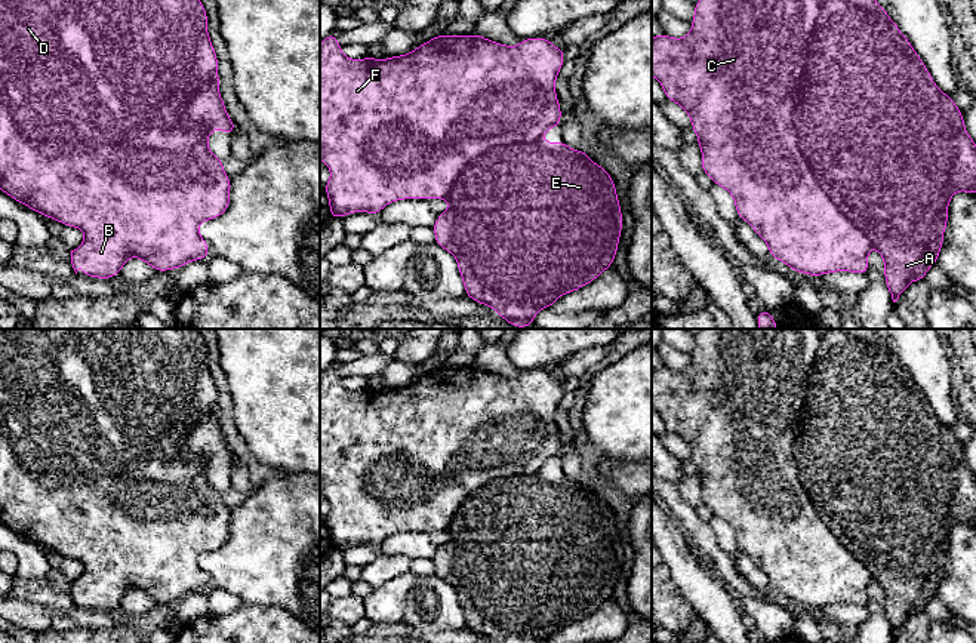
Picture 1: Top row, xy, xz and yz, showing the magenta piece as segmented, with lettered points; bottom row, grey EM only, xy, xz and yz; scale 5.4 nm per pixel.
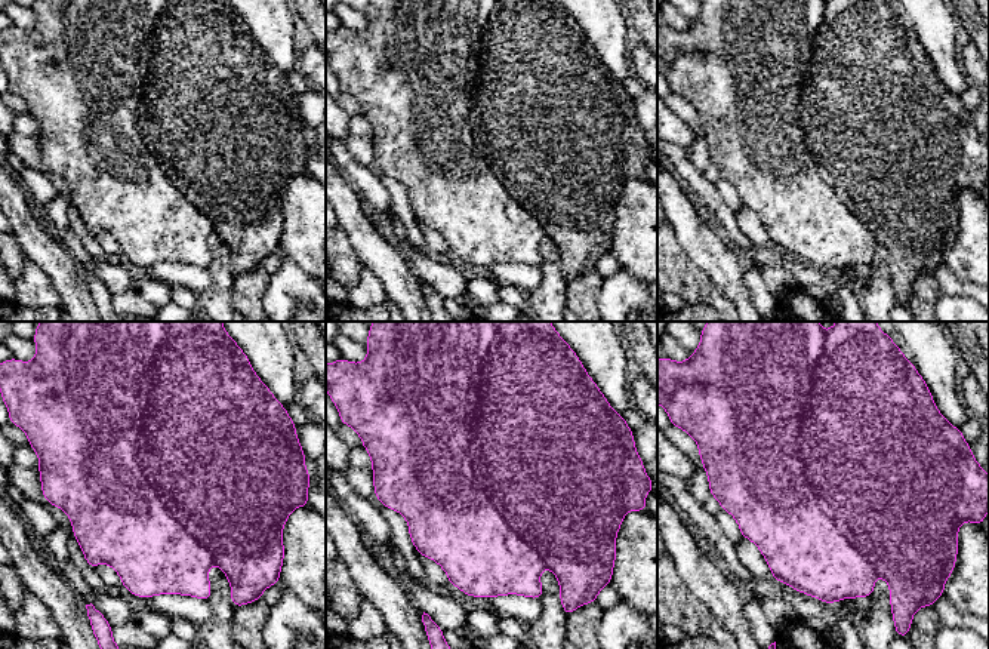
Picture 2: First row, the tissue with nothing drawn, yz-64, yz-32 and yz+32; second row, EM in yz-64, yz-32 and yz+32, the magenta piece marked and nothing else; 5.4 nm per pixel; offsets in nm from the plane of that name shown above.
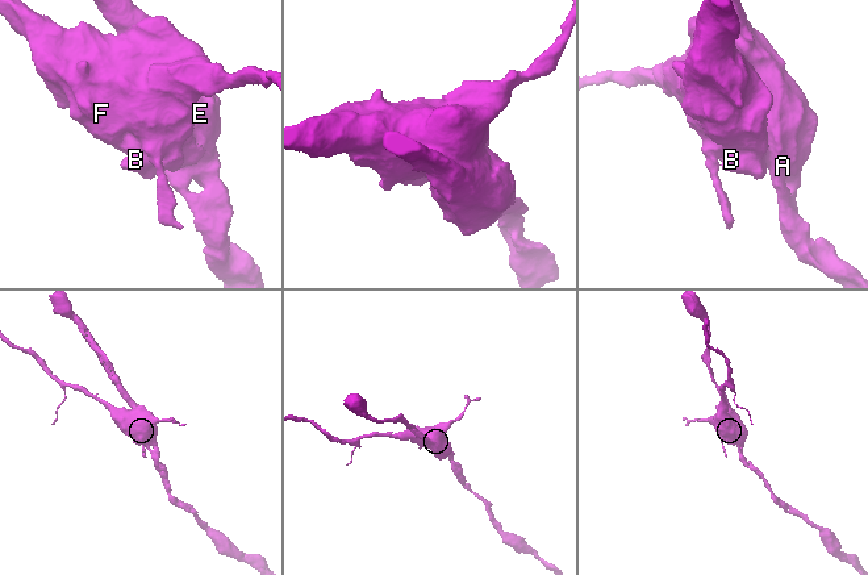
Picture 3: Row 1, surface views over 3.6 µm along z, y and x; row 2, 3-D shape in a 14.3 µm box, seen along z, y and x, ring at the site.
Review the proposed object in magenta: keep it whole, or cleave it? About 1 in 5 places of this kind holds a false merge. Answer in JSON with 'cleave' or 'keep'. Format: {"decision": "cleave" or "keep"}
{"decision": "cleave"}

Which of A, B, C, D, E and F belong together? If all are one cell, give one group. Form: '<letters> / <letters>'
A E / B C D F

